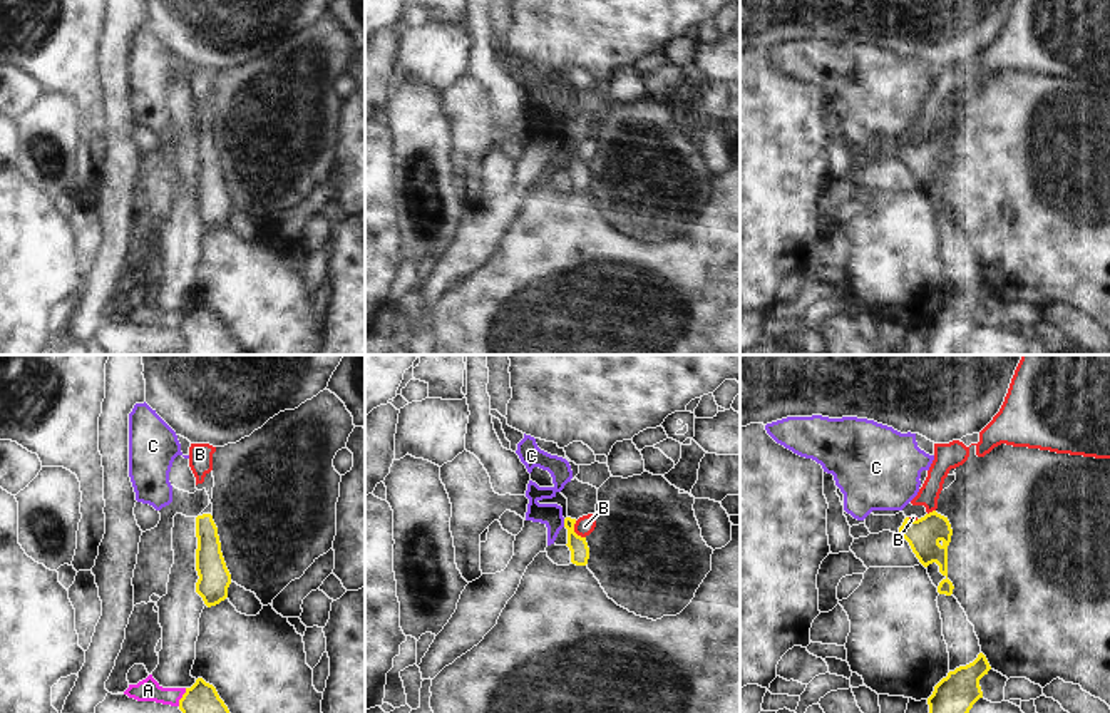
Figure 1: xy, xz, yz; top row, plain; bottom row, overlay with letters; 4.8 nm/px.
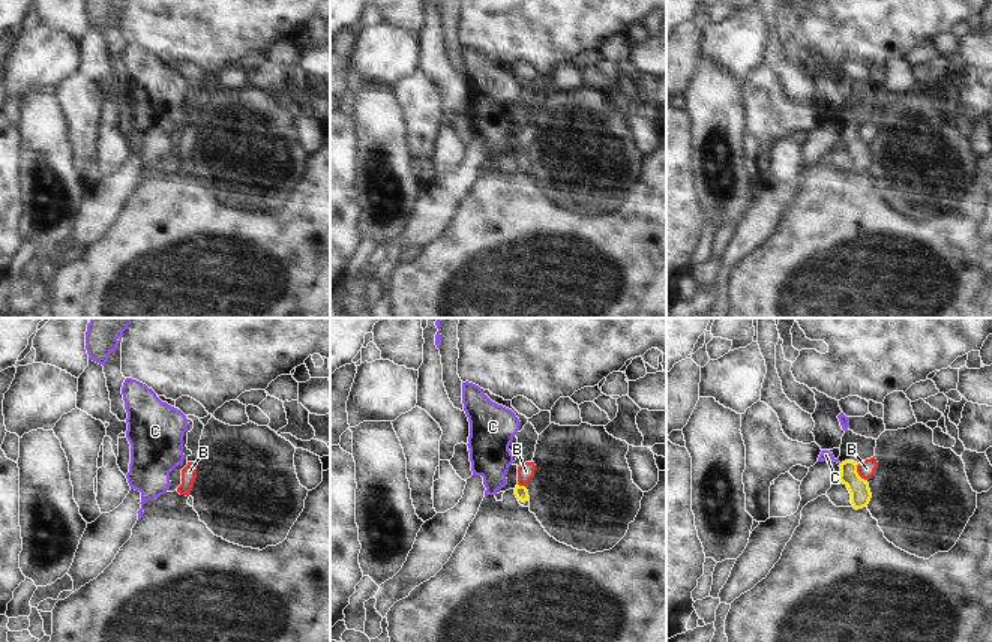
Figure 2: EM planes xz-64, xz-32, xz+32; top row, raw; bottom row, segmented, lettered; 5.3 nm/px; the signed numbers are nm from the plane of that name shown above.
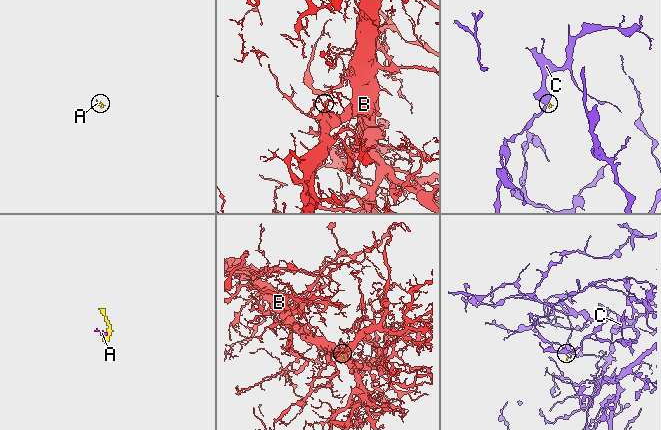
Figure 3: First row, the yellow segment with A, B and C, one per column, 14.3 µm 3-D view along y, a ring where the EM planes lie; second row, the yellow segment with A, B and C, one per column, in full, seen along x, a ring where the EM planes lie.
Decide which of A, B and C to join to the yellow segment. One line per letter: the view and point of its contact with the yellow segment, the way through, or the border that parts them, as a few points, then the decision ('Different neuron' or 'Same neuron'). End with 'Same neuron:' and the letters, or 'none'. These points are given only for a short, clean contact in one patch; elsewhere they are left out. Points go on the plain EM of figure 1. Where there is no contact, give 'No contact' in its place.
A: Touches yellow at xy (183, 322). Boundary: xy (186, 313), (178, 330). Different neuron
B: Touches yellow at xz (573, 156). Boundary: xz (575, 146), (575, 156), (585, 163). Different neuron
C: Touches yellow at xz (565, 148). Boundary: xz (563, 144), (565, 151). Different neuron
Same neuron: none.

